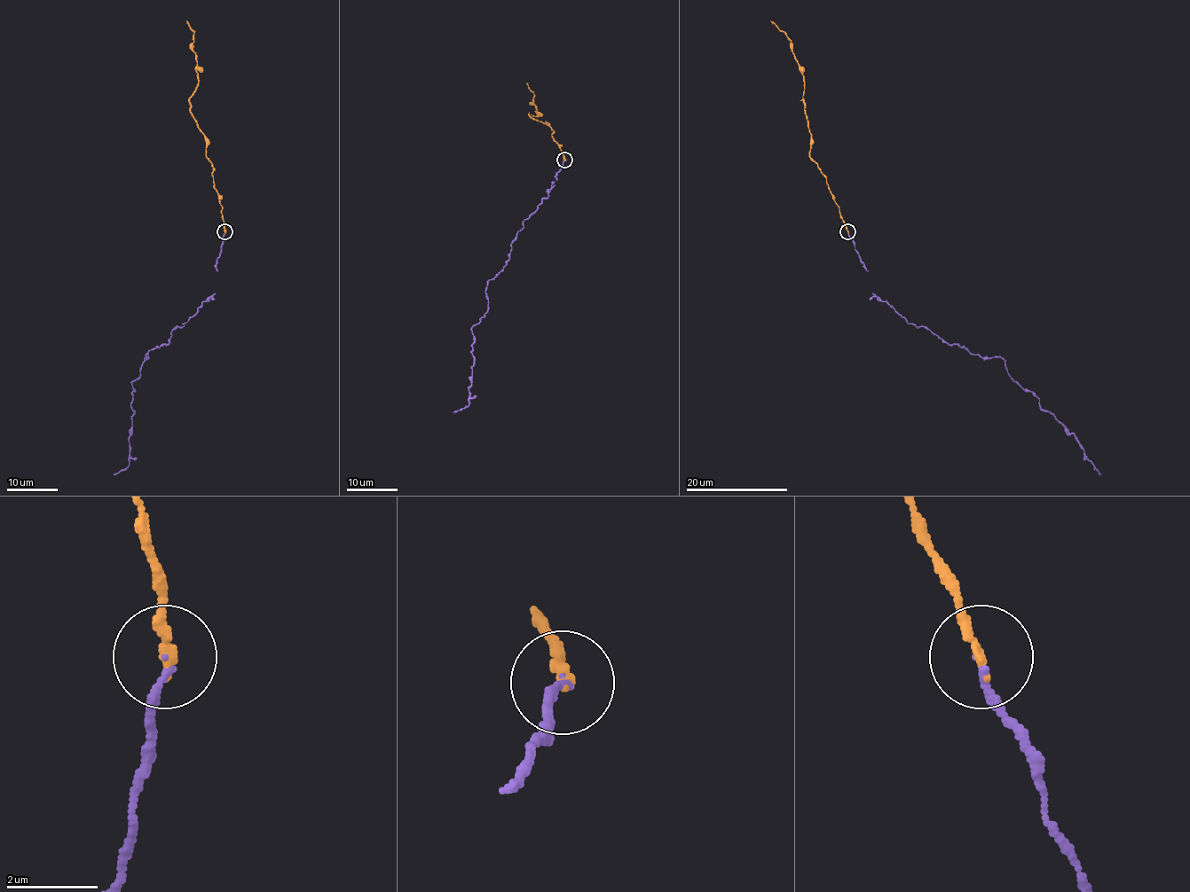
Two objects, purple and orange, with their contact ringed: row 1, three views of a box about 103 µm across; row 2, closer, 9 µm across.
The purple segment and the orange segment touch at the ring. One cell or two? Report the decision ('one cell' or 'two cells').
one cell

